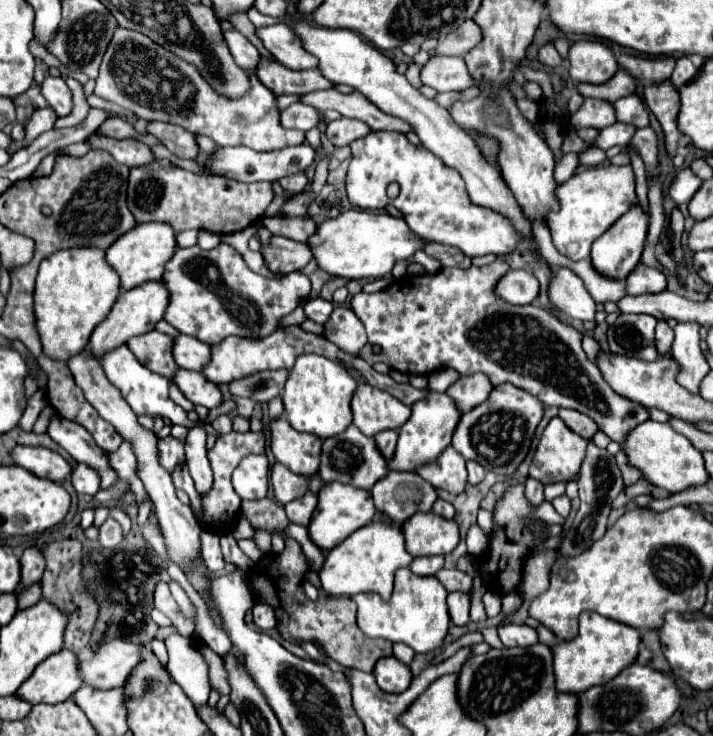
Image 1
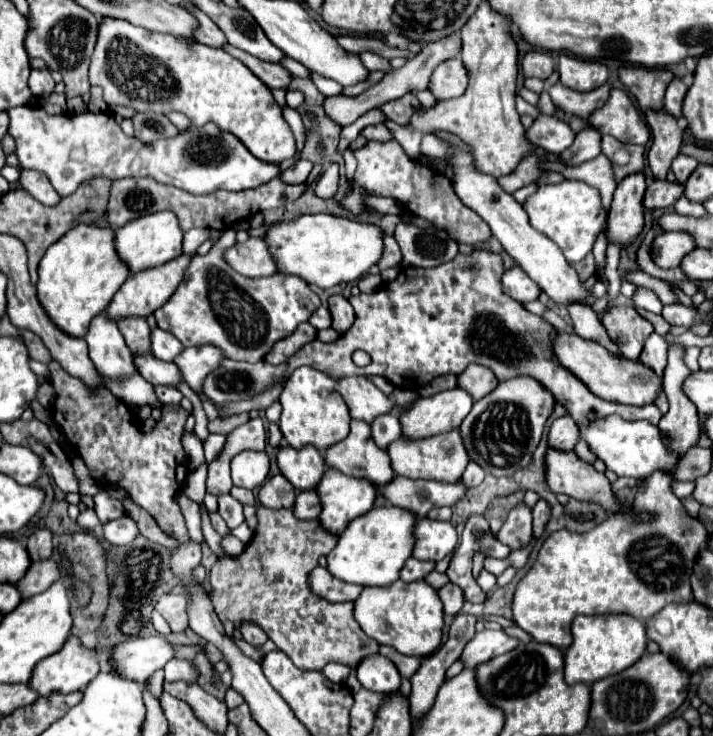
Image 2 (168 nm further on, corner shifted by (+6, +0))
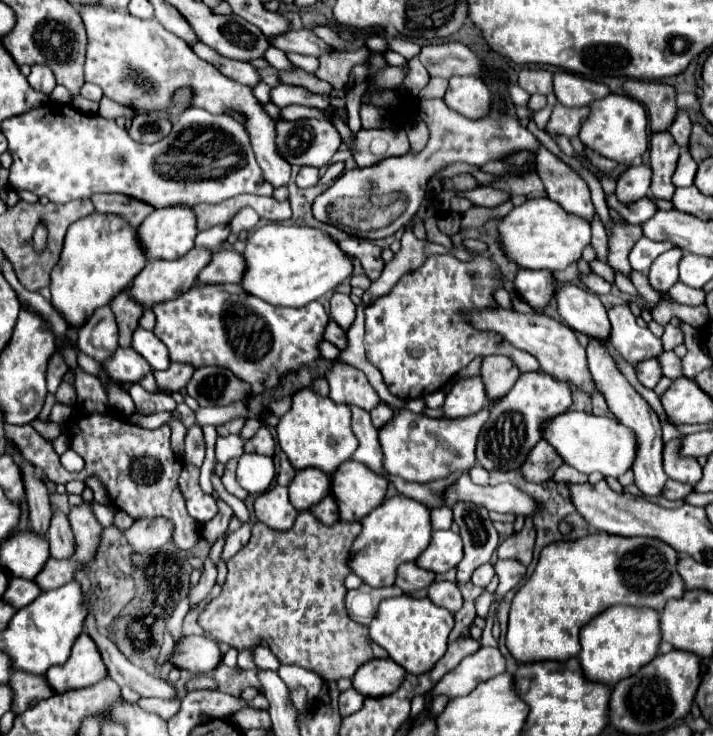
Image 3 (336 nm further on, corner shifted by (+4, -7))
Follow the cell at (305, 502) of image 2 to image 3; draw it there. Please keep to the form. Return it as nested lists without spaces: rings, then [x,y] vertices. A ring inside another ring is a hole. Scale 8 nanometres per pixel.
[[[325,496],[319,504],[315,504],[311,508],[311,514],[325,526],[331,526],[339,520],[339,514],[337,514],[337,506],[335,506],[335,500],[331,496]]]

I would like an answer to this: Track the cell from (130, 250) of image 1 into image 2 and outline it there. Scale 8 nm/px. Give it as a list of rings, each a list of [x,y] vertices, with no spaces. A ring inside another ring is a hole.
[[[169,211],[151,213],[149,217],[133,219],[115,231],[117,253],[129,265],[131,273],[137,273],[137,271],[143,271],[143,269],[149,269],[155,265],[163,265],[163,263],[179,257],[183,253],[181,243],[183,243],[183,229],[177,221],[177,215],[169,213]]]

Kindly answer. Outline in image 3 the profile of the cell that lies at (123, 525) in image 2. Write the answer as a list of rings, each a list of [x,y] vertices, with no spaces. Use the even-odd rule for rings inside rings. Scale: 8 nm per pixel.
[[[163,518],[135,520],[133,526],[125,530],[125,538],[135,552],[143,554],[147,550],[165,546],[171,540],[171,532],[173,532],[173,524],[169,520]]]

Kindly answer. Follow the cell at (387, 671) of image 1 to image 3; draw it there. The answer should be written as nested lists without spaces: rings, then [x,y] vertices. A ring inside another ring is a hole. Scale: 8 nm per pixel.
[[[377,660],[363,664],[353,676],[353,688],[363,696],[387,696],[403,682],[403,668],[393,660]]]

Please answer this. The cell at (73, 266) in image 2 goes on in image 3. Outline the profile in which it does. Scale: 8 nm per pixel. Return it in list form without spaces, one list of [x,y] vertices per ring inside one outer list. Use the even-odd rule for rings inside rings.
[[[93,212],[71,224],[67,230],[59,262],[55,264],[55,270],[51,270],[51,306],[71,328],[79,330],[97,308],[107,306],[119,292],[123,292],[145,264],[147,258],[139,248],[135,228],[121,216]]]

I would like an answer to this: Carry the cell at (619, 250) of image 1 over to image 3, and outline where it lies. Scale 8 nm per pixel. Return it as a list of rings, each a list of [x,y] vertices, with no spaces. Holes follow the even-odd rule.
[[[645,164],[631,166],[625,170],[623,176],[619,176],[615,196],[621,204],[633,204],[635,200],[649,194],[649,184],[651,184],[651,168]]]

